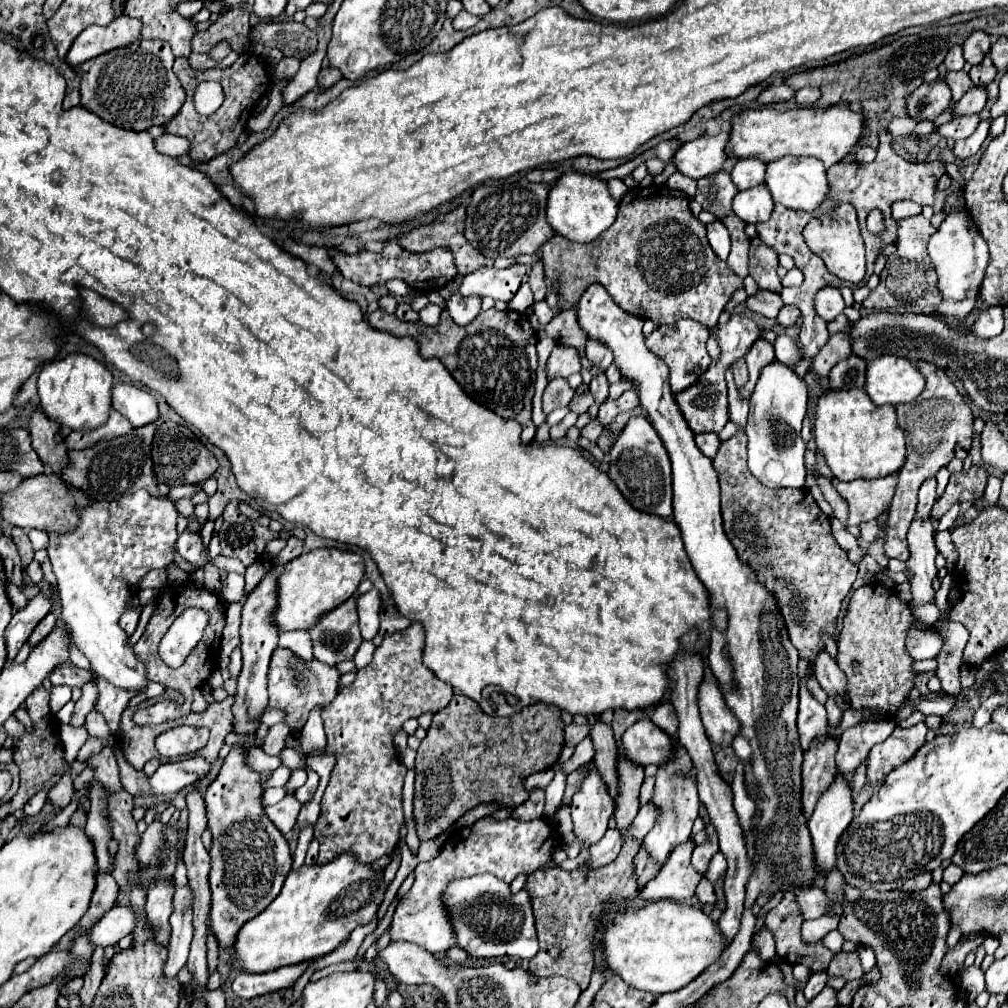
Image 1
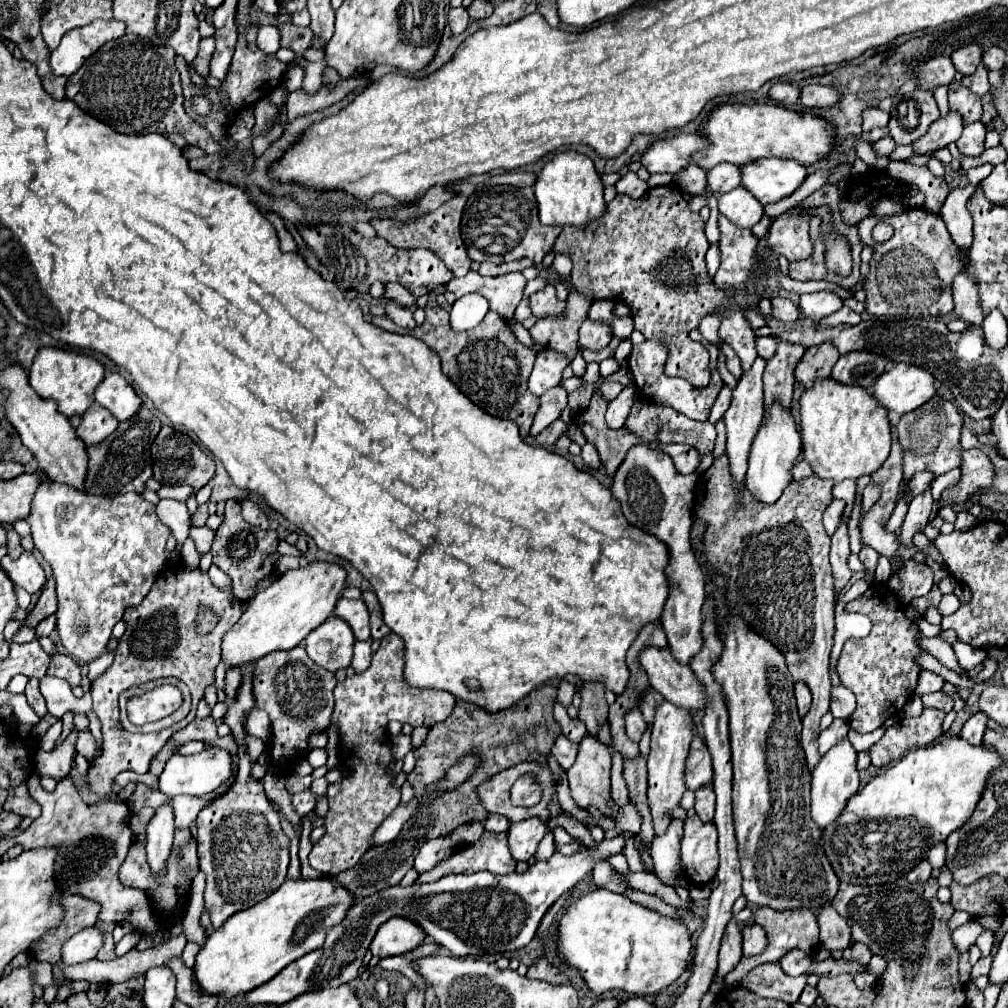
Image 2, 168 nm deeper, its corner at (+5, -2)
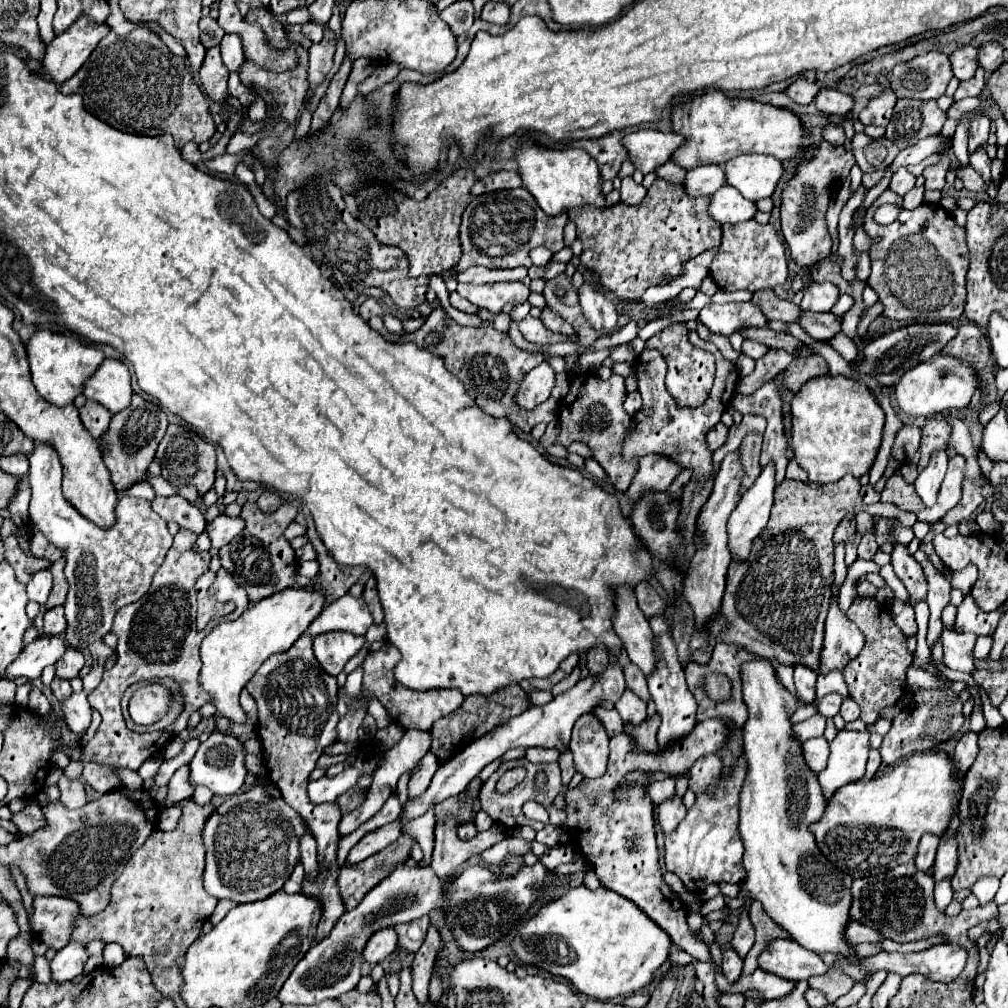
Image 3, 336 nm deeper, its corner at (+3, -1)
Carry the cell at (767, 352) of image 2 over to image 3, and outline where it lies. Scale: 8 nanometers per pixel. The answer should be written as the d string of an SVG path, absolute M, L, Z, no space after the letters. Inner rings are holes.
M746 339L746 341L744 341L744 345L742 345L742 353L744 353L744 355L748 355L748 357L752 357L752 359L760 359L762 355L766 355L766 353L768 353L768 347L766 347L766 345L762 345L762 343L758 343L758 341Z

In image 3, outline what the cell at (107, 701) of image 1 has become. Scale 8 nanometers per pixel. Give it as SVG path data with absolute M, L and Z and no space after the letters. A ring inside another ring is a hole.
M180 529L174 535L174 543L172 543L162 567L154 575L150 591L140 601L122 607L114 617L112 631L118 635L118 647L116 647L118 659L116 659L116 665L112 669L104 671L102 683L88 695L90 705L102 715L102 723L100 723L96 735L92 737L92 741L84 747L86 761L128 767L128 769L136 771L148 757L158 755L162 745L166 741L170 741L170 737L184 731L188 727L190 715L210 701L210 695L206 695L206 691L202 691L202 685L198 683L198 675L200 675L200 667L202 667L200 643L215 624L220 623L221 620L238 619L242 615L242 611L248 607L248 597L246 597L246 591L236 585L234 593L230 597L230 601L236 603L236 609L225 617L210 622L201 634L196 631L194 583L202 573L208 571L208 563L210 563L210 553L194 553L192 551L196 537L198 535L188 531L188 529ZM152 677L176 679L184 689L186 707L184 707L182 715L164 731L140 735L140 733L128 731L124 717L122 717L120 699L124 695L124 689L128 689L132 683L152 679Z

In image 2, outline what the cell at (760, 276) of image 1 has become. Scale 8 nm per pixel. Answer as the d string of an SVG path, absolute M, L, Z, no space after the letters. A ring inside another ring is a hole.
M794 210L778 216L768 230L770 250L780 256L790 258L810 258L812 242L810 242L810 218L814 210Z

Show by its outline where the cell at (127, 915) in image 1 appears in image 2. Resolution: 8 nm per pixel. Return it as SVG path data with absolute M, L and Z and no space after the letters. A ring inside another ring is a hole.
M84 928L76 936L72 936L64 946L62 946L62 962L66 966L72 964L82 964L92 958L96 958L96 952L100 950L102 944L102 932L98 928Z

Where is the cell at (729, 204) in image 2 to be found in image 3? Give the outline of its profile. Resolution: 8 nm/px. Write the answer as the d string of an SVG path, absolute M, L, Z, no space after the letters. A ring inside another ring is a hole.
M730 185L720 187L710 201L710 215L718 223L744 223L754 219L756 211L756 203L744 199L742 193Z

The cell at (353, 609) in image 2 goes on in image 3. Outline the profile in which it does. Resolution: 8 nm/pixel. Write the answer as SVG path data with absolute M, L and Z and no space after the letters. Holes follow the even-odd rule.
M344 595L338 601L326 605L322 615L318 615L318 619L314 619L314 623L308 627L308 633L312 637L326 631L348 631L354 635L366 635L372 623L374 621L364 599Z

